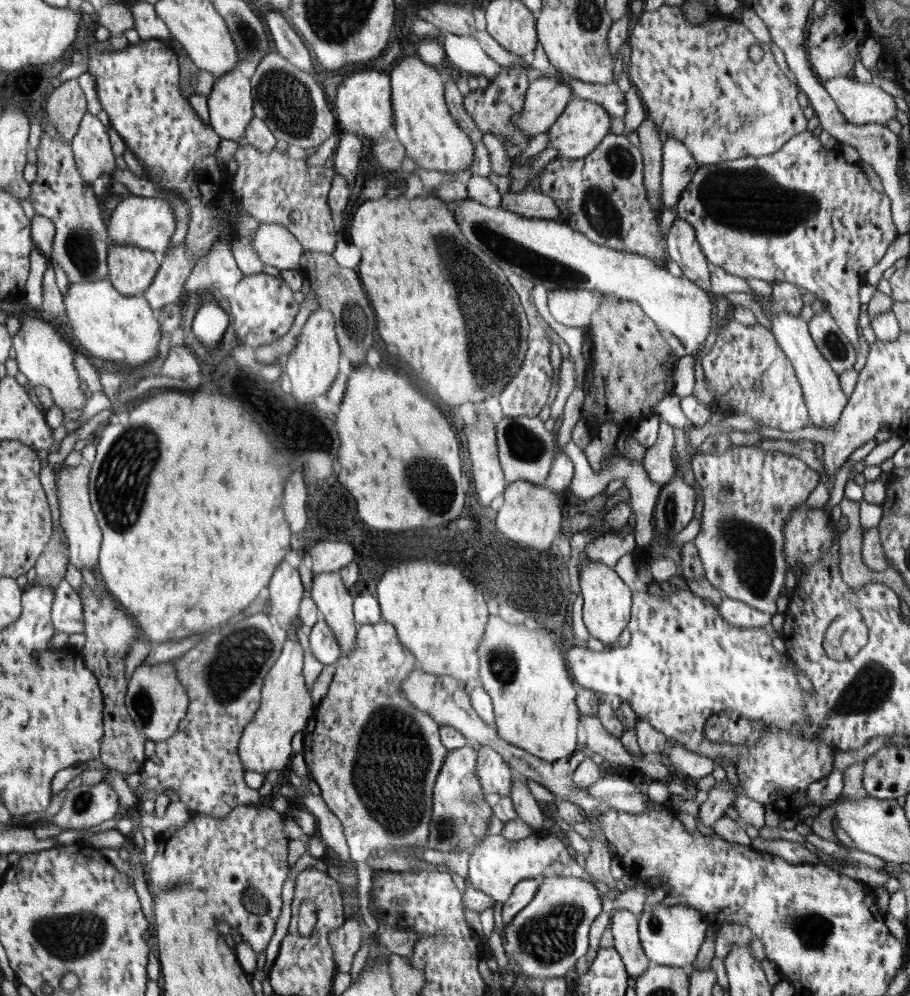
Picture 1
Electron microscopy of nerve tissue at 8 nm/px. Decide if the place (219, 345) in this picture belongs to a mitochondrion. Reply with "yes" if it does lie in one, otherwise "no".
no

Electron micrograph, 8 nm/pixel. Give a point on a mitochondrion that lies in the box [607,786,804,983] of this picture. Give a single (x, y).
(655, 922)

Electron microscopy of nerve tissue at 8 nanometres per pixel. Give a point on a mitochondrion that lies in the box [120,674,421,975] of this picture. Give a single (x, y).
(256, 904)

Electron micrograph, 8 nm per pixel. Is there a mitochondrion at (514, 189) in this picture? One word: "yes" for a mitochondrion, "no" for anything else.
no

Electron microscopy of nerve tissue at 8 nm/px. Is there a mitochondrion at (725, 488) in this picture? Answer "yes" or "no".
yes

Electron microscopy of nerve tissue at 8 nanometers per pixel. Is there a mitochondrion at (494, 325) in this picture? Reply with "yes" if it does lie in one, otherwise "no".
yes

